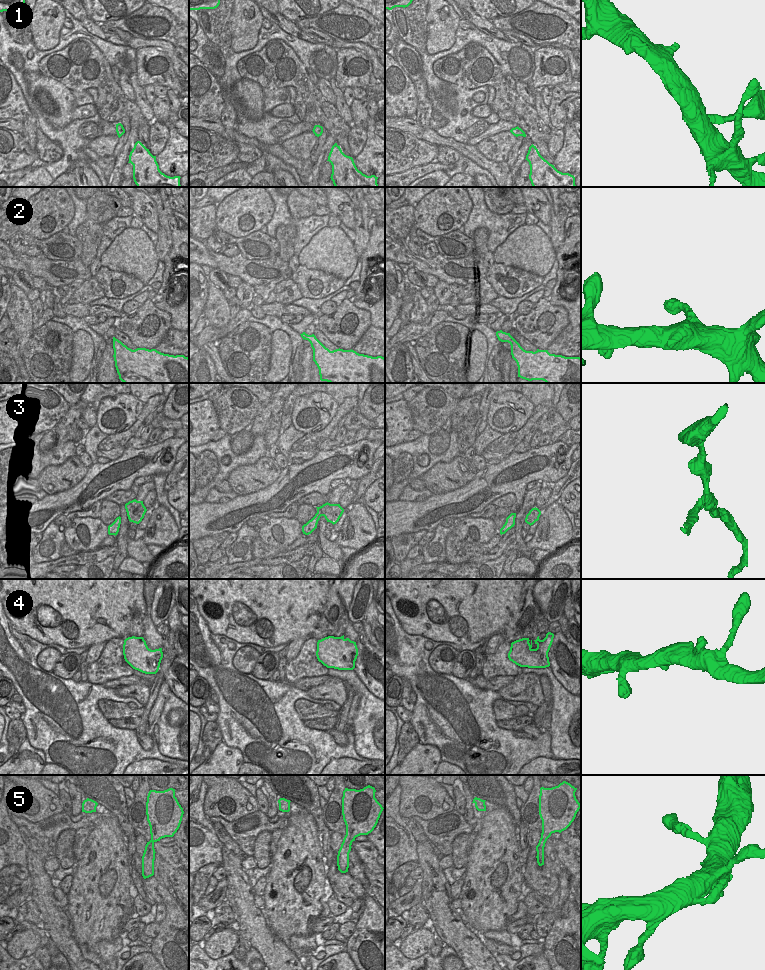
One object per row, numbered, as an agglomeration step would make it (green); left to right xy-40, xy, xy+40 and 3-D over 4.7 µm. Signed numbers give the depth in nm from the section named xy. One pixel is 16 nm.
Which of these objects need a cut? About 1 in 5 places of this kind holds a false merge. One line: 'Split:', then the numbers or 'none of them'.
Split: none of them

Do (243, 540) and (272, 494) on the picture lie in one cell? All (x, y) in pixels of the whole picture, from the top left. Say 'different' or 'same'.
different

